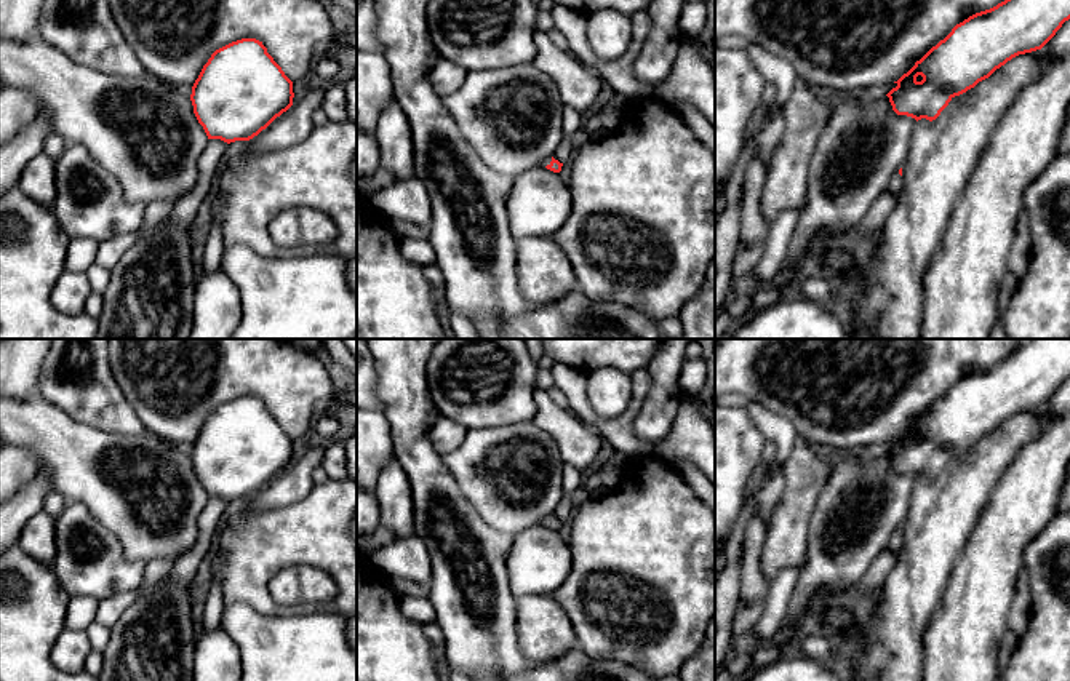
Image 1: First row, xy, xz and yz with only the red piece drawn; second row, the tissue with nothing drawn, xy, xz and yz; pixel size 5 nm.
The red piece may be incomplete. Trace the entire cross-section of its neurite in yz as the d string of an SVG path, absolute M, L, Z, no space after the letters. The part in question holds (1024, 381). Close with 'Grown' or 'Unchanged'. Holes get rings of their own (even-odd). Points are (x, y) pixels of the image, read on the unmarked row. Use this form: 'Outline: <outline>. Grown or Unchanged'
Outline: M1030 339L996 364L956 382L904 432L886 454L897 473L936 478L948 460L1019 412L1041 408L1070 377L1070 339Z. Unchanged

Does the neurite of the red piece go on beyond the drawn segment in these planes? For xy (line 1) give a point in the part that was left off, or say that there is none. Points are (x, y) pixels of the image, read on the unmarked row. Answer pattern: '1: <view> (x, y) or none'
1: none

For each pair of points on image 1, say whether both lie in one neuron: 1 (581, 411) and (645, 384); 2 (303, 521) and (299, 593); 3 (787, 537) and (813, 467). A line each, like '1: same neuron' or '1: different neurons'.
1: same neuron
2: different neurons
3: same neuron

